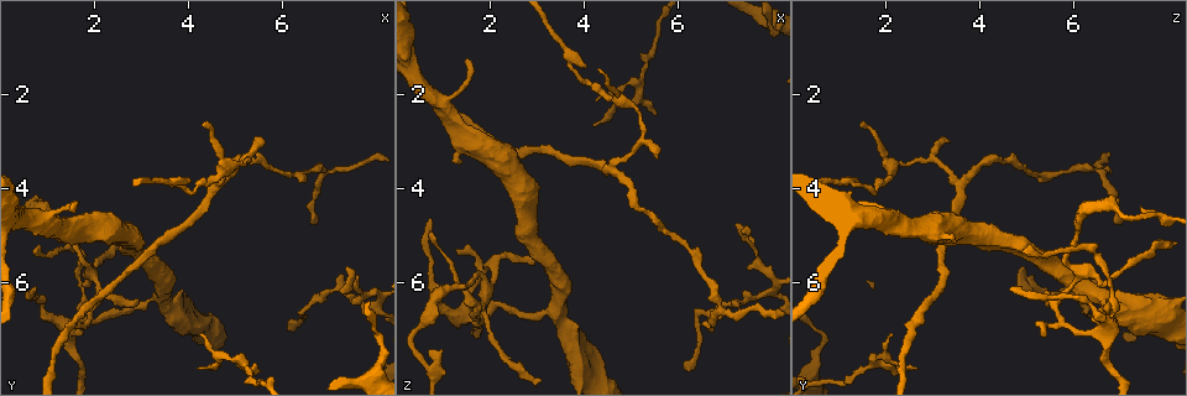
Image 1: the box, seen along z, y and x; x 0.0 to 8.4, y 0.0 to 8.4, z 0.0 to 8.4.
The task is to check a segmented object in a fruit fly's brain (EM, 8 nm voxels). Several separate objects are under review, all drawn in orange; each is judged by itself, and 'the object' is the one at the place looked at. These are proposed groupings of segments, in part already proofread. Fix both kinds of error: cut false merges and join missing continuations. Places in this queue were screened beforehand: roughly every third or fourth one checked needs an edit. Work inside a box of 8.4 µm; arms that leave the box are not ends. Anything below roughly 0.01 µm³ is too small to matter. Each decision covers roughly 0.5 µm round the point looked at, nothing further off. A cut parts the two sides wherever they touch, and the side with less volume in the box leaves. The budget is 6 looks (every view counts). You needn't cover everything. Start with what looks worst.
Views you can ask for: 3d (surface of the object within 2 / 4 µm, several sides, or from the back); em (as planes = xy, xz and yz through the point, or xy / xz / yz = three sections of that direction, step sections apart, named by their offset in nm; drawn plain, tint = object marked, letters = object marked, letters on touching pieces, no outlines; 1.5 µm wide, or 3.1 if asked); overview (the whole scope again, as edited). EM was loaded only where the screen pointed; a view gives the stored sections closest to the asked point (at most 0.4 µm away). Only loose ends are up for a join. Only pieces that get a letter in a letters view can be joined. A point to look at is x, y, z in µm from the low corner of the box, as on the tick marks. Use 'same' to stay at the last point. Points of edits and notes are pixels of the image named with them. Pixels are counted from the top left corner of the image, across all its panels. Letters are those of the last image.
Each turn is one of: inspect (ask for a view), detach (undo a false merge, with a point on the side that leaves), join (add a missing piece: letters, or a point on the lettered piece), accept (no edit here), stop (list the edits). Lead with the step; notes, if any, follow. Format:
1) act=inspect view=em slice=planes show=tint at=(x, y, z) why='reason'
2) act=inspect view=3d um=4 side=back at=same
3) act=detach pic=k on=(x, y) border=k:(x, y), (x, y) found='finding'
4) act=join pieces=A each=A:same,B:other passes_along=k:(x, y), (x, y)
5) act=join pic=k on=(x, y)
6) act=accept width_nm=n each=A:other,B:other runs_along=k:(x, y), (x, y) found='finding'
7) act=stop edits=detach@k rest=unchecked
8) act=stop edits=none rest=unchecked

act=inspect view=3d um=2 at=(4.55, 3.95, 3.60)

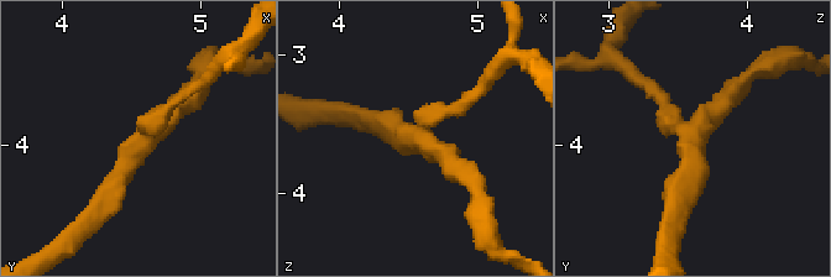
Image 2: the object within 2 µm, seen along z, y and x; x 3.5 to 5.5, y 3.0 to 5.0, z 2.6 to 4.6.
act=inspect view=em slice=xy step=4 show=tint at=(4.60, 3.92, 3.58) arms=3 why='now the EM'

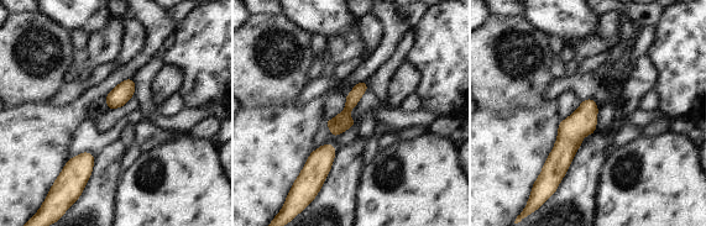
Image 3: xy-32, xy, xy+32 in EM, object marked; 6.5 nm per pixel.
act=inspect view=em slice=planes show=letters at=same why='cut it another way'

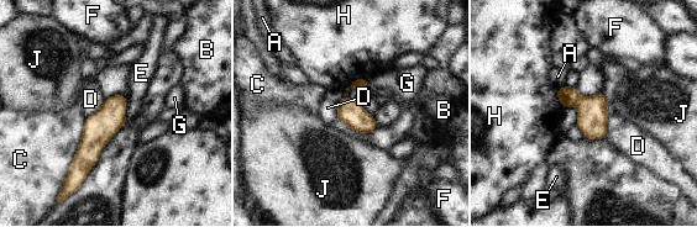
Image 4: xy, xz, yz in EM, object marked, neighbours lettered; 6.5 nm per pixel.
act=accept each=A:other,B:other,C:other,D:other,E:other,F:other,G:other,H:other,J:other border=4:(127, 98), (125, 121) found='continuous, no second cell'

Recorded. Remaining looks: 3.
act=inspect view=em slice=planes show=letters at=(6.70, 4.70, 7.00) why='free end'

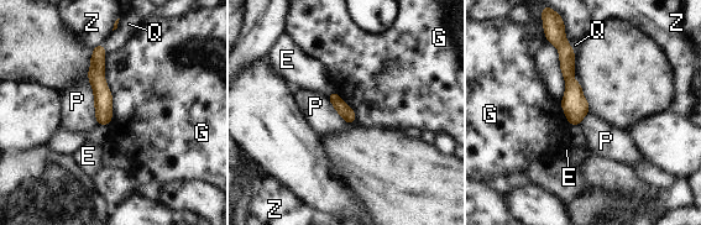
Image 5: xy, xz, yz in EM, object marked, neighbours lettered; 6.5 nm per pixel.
act=accept width_nm=90 each=E:other,G:other,P:other,Q:other,Z:other border=5:(89, 84), (98, 124) found='no lettered piece goes on from it'

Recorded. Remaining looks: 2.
act=inspect view=em slice=planes show=tint at=(6.10, 6.95, 7.80) why='end of a long branch'

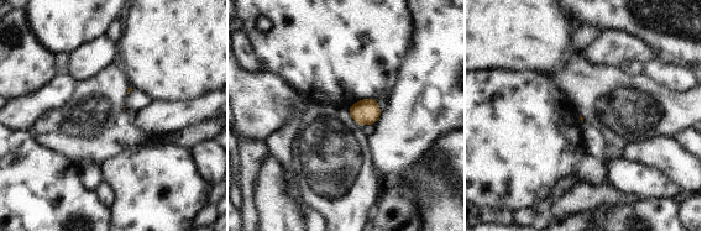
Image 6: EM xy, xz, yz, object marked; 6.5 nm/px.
act=inspect view=em slice=planes show=letters at=same why='what lies round it'

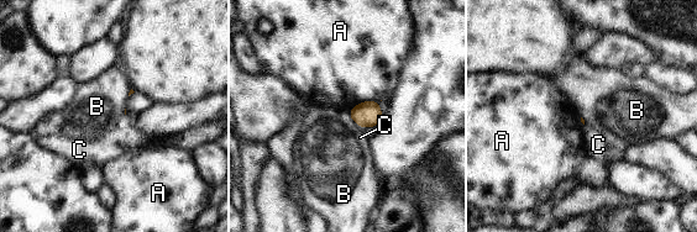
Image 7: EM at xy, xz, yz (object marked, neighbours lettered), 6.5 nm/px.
act=accept longest_contact=A:240nm each=A:other,B:other,C:other found='no lettered piece goes on from it'

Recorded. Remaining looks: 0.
act=stop edits=none rest=unchecked

